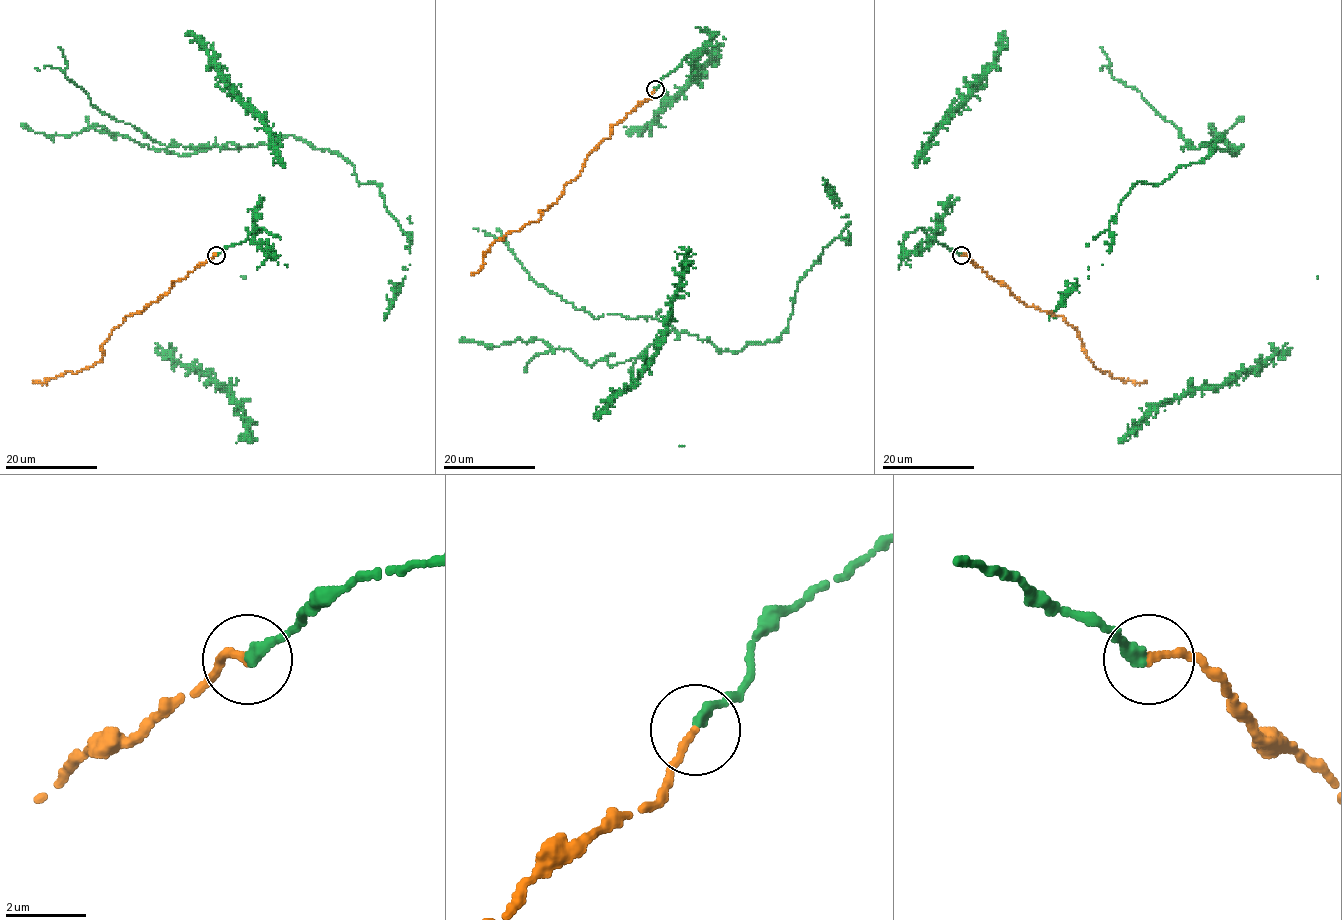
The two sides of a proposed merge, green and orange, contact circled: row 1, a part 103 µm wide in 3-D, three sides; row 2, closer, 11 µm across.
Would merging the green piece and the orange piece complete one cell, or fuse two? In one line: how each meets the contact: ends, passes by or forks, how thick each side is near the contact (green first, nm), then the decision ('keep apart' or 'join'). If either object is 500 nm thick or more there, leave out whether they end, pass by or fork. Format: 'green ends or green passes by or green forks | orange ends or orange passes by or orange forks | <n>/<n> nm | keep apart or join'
green ends | orange ends | 320/200 nm | join

